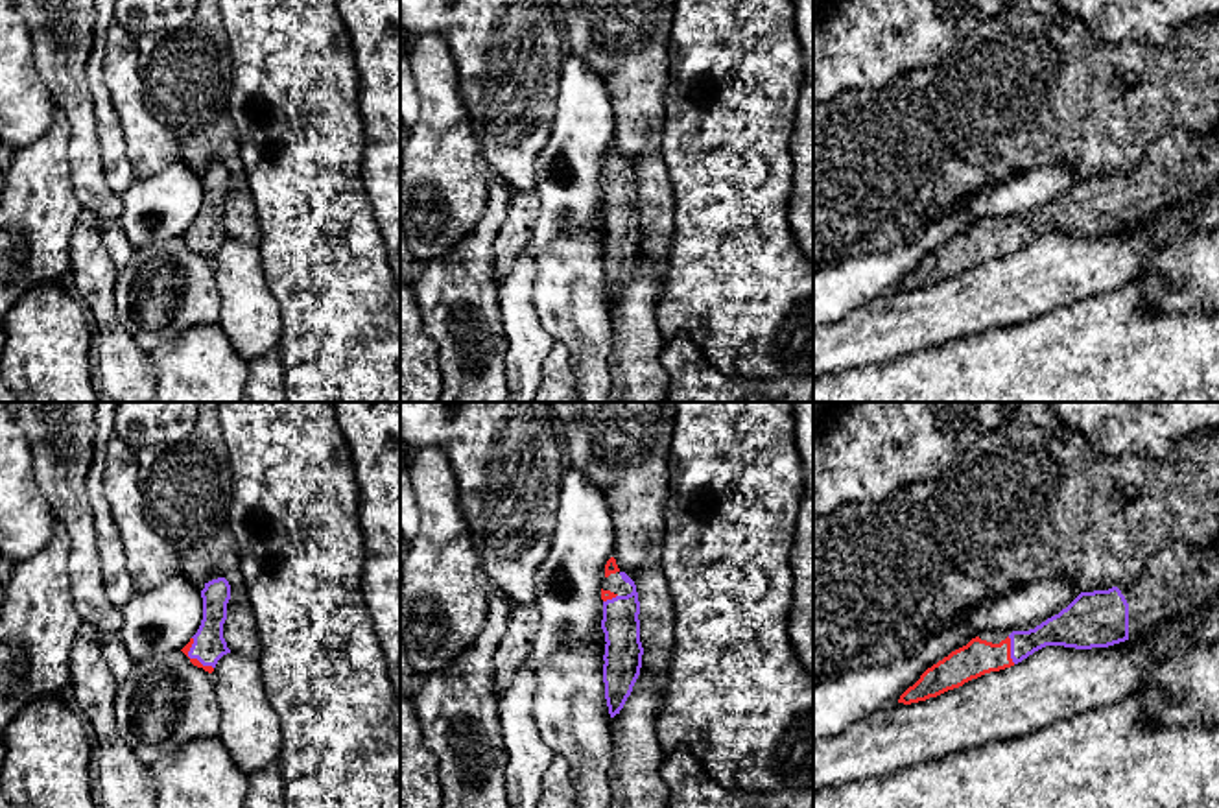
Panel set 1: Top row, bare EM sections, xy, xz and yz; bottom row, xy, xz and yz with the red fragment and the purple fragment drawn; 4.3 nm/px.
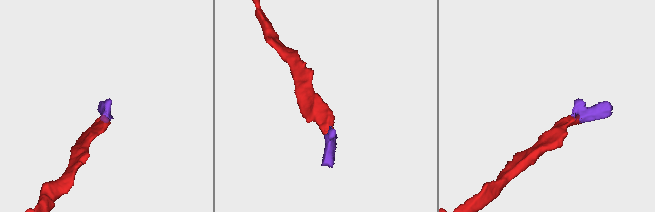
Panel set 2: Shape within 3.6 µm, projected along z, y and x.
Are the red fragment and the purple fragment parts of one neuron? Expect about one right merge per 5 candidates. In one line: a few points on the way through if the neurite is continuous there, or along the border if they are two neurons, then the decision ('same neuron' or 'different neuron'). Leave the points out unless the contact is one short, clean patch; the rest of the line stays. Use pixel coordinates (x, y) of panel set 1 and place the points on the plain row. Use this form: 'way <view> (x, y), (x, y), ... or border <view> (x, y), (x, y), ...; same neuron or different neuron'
way xy (185, 237), (192, 246), (209, 233); same neuron

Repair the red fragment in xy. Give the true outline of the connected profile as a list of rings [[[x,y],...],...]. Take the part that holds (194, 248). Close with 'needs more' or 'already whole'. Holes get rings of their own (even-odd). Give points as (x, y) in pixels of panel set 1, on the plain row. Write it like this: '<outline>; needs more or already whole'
[[[225,164],[205,170],[201,177],[203,207],[197,220],[181,236],[194,253],[212,260],[218,247],[231,240],[223,225],[223,210],[227,207],[227,190],[231,186],[231,172]]]; needs more

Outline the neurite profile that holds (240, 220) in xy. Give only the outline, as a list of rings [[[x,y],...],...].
[[[197,0],[194,18],[183,30],[136,37],[136,50],[148,109],[177,138],[183,159],[199,179],[212,166],[229,168],[231,186],[223,225],[232,240],[258,245],[260,225],[254,199],[240,159],[238,131],[229,113],[232,59],[218,0]]]

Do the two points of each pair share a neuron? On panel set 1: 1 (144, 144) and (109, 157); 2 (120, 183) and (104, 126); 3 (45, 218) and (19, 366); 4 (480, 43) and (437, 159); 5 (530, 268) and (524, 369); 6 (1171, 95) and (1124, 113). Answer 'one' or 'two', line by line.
1: two
2: one
3: one
4: two
5: one
6: one

